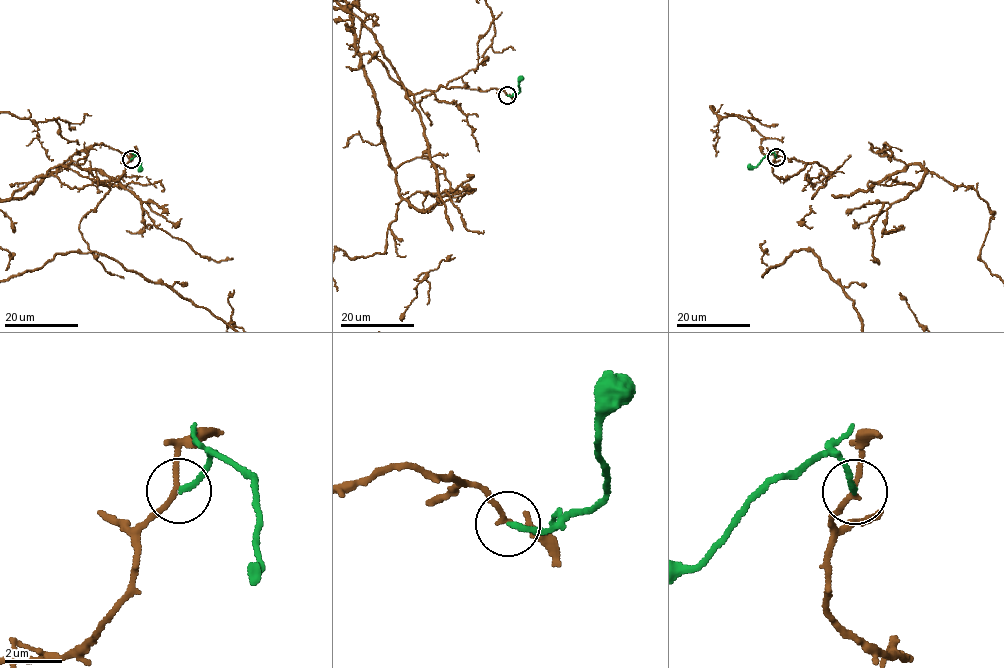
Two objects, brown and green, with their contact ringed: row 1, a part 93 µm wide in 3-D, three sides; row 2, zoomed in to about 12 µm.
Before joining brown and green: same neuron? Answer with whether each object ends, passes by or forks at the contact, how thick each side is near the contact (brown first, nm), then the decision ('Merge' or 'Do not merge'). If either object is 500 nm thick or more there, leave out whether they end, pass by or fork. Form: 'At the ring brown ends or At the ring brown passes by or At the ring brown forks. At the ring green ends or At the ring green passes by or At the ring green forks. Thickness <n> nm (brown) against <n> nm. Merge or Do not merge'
At the ring brown passes by. At the ring green ends. Thickness 160 nm (brown) against 190 nm. Do not merge

